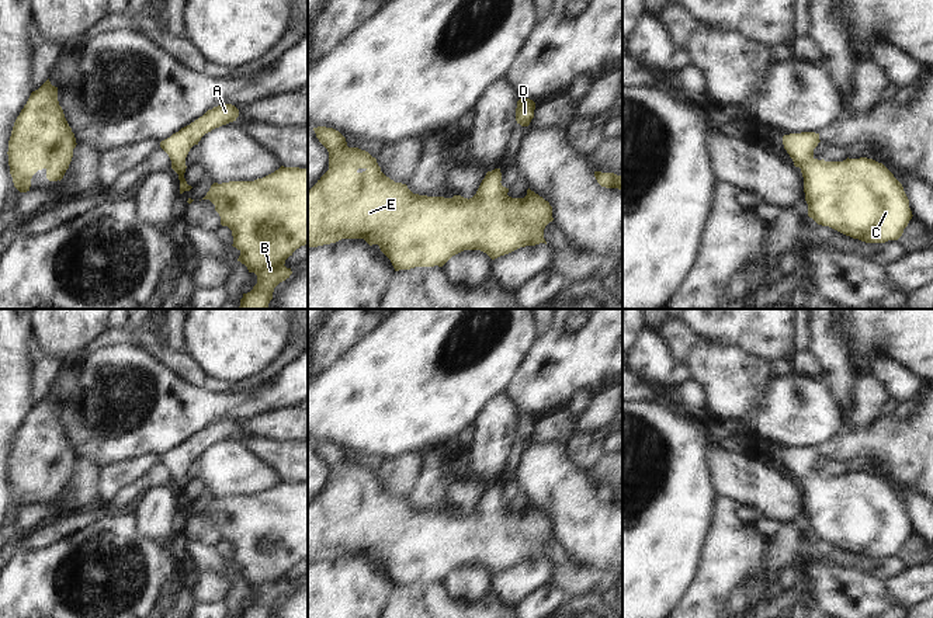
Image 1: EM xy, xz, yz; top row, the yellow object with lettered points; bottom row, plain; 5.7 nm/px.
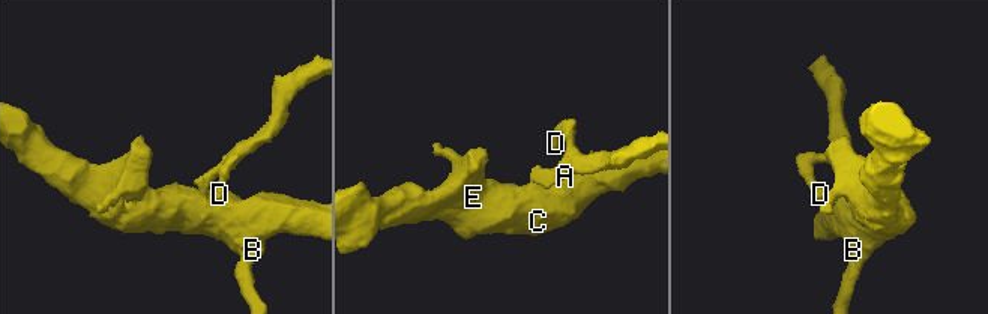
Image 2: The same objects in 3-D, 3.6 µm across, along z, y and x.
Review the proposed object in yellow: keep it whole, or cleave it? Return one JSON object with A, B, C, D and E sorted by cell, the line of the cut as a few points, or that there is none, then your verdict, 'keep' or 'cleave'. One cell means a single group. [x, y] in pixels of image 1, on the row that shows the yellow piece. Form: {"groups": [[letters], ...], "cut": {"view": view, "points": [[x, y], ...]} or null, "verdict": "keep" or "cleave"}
{"groups": [["A", "B", "C", "D", "E"]], "cut": null, "verdict": "keep"}

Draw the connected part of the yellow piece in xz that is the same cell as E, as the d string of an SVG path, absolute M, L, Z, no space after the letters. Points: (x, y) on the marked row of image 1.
M313 128L316 138L329 152L329 170L308 191L308 247L336 243L341 239L364 239L370 246L378 244L391 260L395 271L415 267L443 267L452 256L464 250L481 250L492 260L520 247L545 243L544 229L554 221L552 206L542 197L527 190L524 198L511 198L502 185L500 169L488 171L472 198L452 198L413 194L406 184L386 177L368 152L348 147L346 138L333 128Z

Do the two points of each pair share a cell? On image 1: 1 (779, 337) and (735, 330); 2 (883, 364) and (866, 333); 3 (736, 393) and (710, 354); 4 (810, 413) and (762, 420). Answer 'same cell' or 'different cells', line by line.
1: same cell
2: different cells
3: same cell
4: same cell

